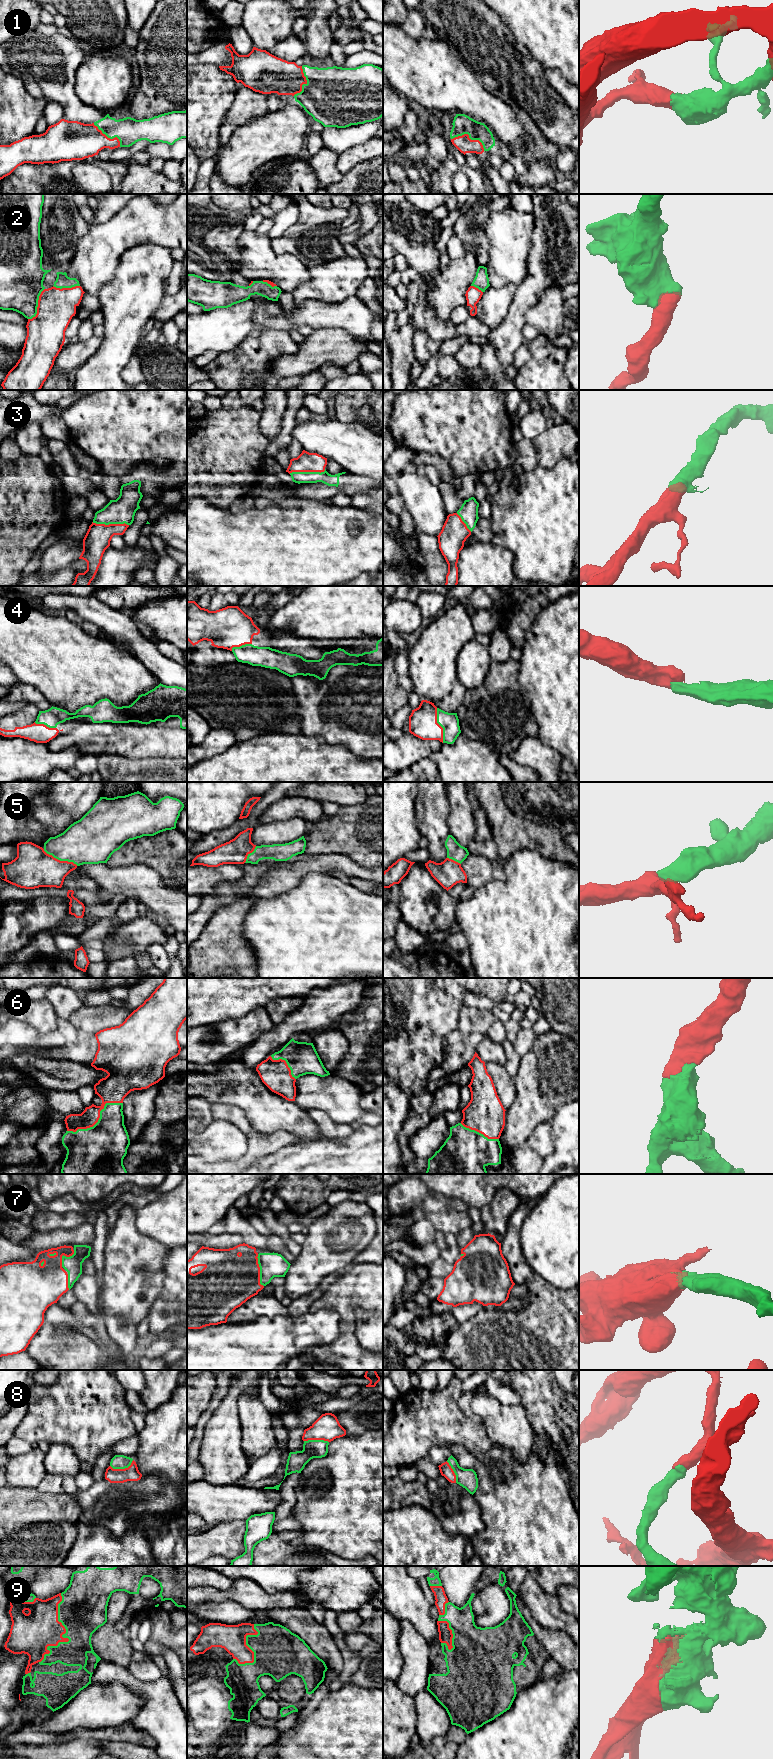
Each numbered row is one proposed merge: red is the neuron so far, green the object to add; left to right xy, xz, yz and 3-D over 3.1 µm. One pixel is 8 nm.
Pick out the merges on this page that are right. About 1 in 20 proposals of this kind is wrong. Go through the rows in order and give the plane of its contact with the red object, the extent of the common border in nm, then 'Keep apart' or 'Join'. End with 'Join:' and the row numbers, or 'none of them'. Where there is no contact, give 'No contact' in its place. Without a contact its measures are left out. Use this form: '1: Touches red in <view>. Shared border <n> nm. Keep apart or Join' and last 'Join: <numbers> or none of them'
1: Touches red in yz. Shared border 280 nm. Join
2: Touches red in xy. Shared border 280 nm. Join
3: Touches red in xz. Shared border 300 nm. Join
4: Touches red in yz. Shared border 280 nm. Join
5: Touches red in xy. Shared border 300 nm. Join
6: Touches red in xy. Shared border 500 nm. Join
7: Touches red in xz. Shared border 260 nm. Join
8: Touches red in xy. Shared border 200 nm. Join
9: Touches red in xy. Shared border 600 nm. Join
Join: 1, 2, 3, 4, 5, 6, 7, 8, 9

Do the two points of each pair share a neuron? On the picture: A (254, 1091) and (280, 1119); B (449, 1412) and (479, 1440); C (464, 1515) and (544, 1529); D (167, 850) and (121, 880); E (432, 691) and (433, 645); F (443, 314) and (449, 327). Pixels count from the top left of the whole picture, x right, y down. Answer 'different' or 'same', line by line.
A: same
B: same
C: different
D: different
E: same
F: different

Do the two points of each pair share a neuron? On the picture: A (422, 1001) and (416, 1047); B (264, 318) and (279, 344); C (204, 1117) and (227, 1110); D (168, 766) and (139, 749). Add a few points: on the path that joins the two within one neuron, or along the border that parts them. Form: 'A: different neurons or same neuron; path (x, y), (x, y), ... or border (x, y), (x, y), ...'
A: same neuron; path (422, 1012), (423, 1026), (416, 1036)
B: different neurons; border (268, 327), (288, 331)
C: different neurons; border (211, 1103), (211, 1115), (214, 1119)
D: different neurons; border (129, 757), (176, 758)

